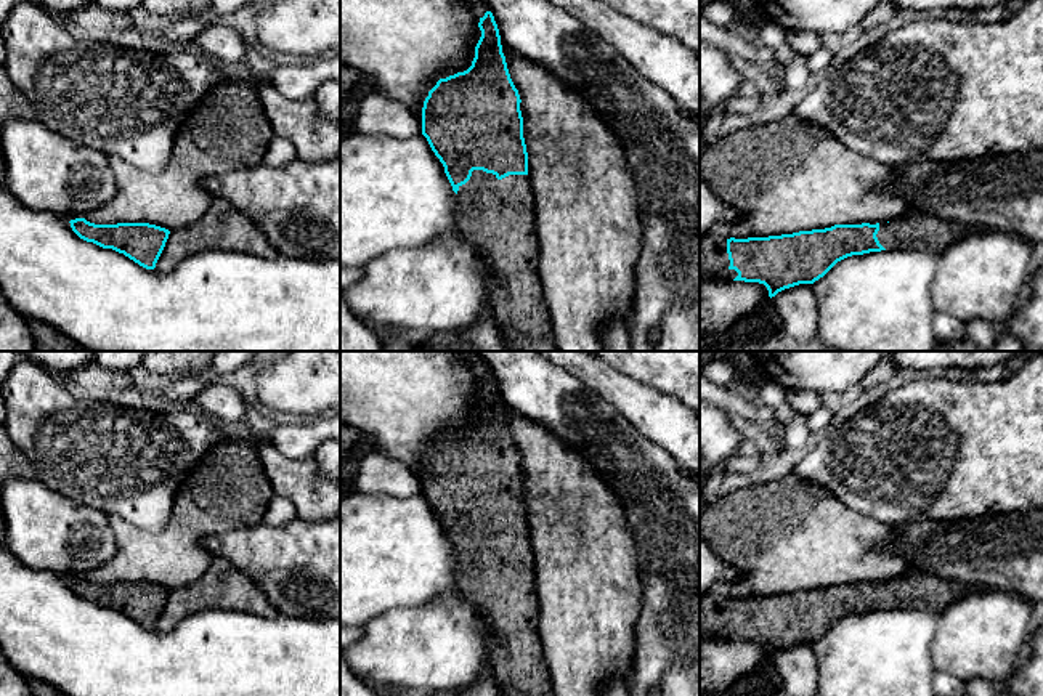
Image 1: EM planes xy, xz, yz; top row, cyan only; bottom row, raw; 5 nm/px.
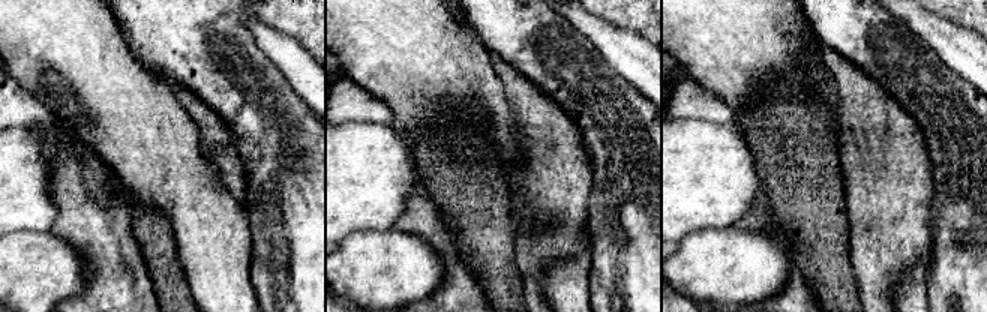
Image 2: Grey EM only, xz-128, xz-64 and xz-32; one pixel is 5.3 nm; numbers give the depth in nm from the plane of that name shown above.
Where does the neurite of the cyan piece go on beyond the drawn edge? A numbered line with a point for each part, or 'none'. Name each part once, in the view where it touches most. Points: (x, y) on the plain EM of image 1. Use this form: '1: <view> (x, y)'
1: xz (496, 576)
2: yz (714, 621)

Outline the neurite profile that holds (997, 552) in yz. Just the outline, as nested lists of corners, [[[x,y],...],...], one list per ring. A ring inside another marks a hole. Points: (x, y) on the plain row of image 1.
[[[1043,508],[891,528],[883,548],[903,556],[908,573],[1043,601]]]

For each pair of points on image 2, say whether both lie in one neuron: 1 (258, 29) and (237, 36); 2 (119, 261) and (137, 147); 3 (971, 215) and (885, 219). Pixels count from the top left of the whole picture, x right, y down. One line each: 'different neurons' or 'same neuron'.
1: different neurons
2: different neurons
3: different neurons

